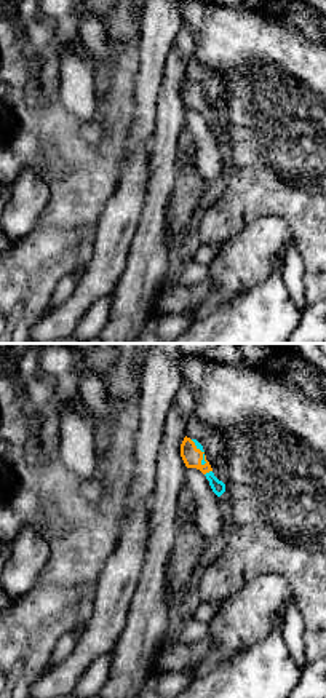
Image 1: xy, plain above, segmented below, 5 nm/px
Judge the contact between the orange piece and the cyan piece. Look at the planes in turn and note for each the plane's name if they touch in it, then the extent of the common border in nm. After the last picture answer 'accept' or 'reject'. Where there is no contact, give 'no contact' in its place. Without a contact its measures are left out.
xy | 150 nm

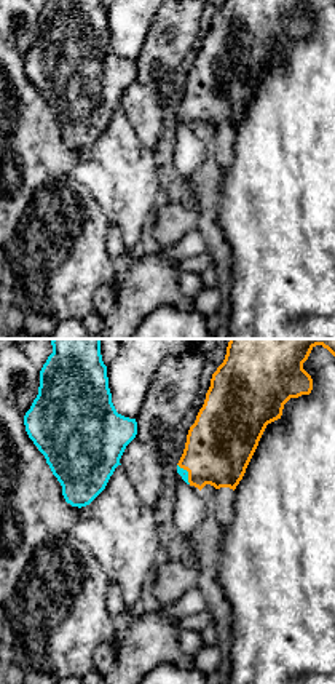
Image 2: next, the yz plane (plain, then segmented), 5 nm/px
yz | 120 nm

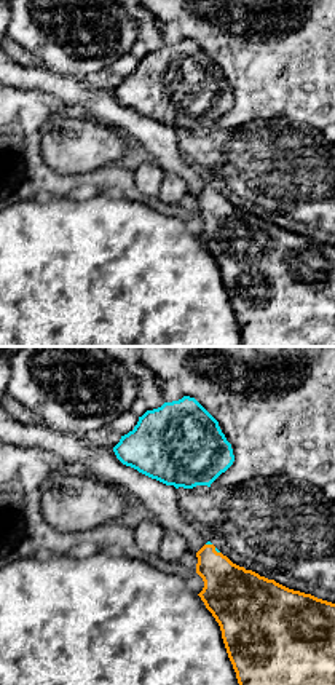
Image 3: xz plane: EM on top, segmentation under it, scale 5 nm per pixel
xz | 40 nm

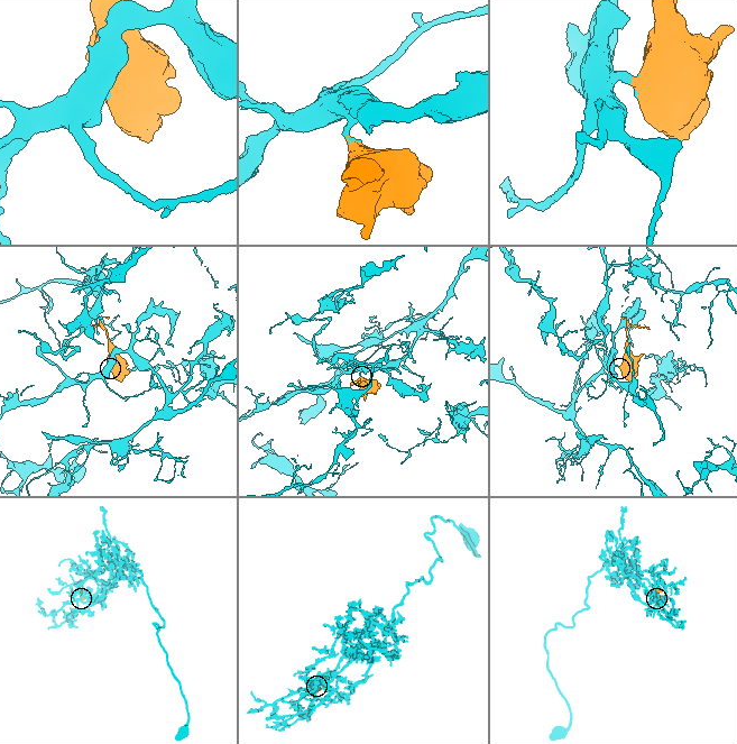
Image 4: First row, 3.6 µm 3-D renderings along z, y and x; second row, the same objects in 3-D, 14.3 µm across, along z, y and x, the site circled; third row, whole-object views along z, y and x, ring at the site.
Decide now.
accept

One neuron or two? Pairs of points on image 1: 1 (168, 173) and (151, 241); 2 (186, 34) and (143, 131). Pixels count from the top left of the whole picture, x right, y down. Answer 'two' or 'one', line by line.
1: one
2: two

